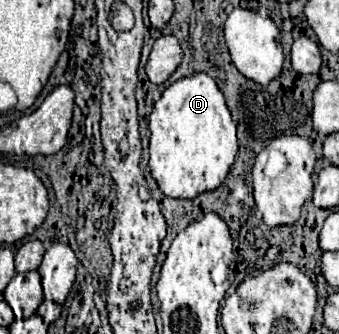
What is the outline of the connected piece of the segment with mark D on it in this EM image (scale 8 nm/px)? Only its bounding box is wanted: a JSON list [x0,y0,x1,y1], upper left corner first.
[148,72,238,198]

